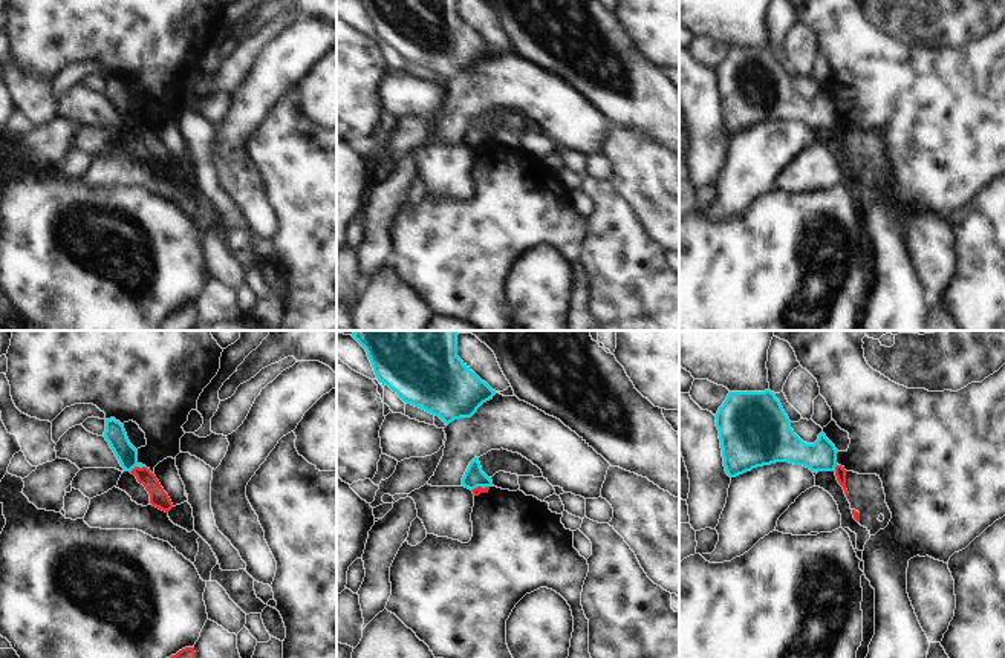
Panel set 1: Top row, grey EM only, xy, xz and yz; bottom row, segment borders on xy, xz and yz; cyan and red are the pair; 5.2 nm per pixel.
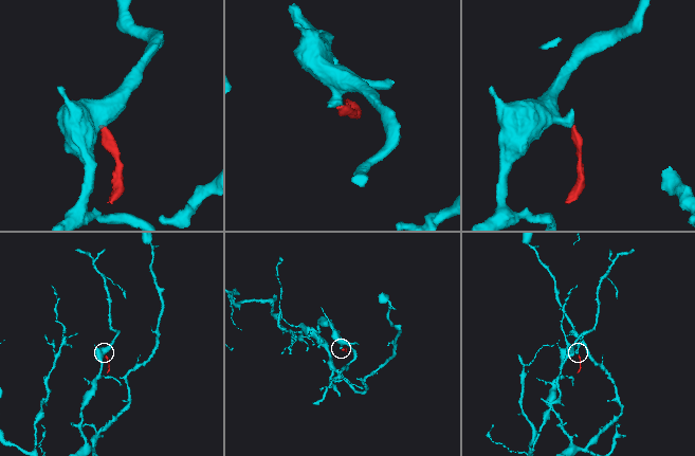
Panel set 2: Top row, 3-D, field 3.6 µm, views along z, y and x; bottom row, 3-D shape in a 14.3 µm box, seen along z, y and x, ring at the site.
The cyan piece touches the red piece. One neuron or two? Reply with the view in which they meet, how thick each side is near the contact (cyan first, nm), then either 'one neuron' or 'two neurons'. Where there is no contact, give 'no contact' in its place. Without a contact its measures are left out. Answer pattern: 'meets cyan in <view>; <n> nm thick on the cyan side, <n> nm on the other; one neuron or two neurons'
meets cyan in xy; 110 nm thick on the cyan side, 100 nm on the other; two neurons

